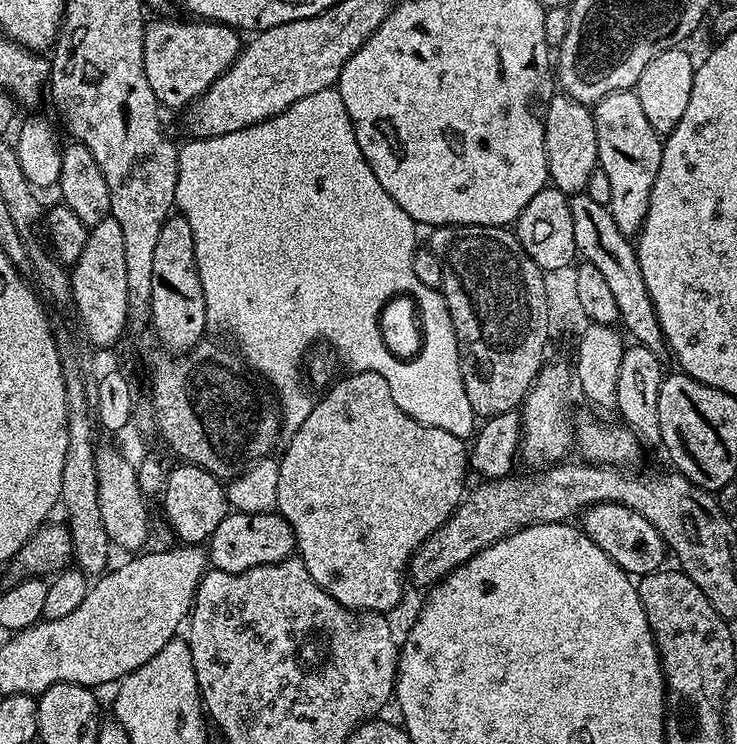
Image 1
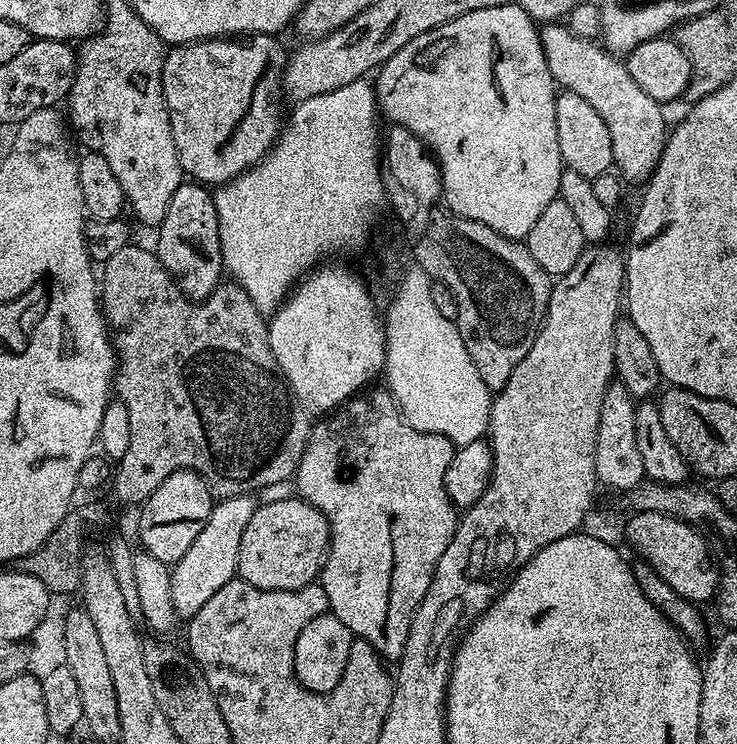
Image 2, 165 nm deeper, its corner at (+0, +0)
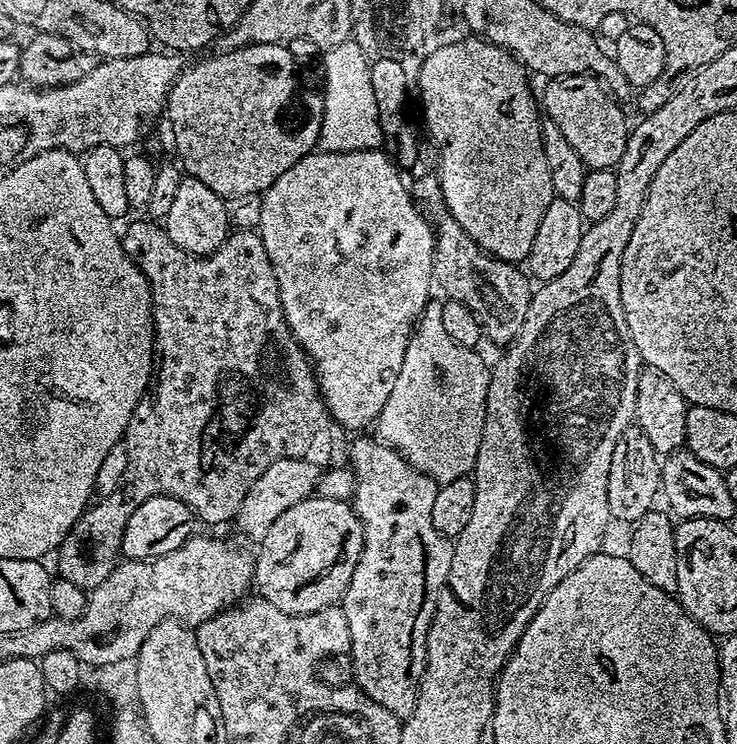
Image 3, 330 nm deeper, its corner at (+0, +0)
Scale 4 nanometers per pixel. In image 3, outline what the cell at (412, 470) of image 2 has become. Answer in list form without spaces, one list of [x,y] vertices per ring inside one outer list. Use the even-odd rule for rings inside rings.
[[[364,438],[353,439],[356,441],[350,444],[350,471],[354,477],[354,495],[350,503],[362,522],[364,549],[358,558],[358,566],[354,566],[354,578],[350,578],[350,586],[342,601],[346,623],[350,625],[350,672],[353,677],[356,675],[355,687],[378,702],[378,706],[386,706],[390,714],[403,718],[410,715],[416,705],[426,666],[426,638],[436,613],[436,604],[448,582],[453,541],[434,530],[430,518],[438,487],[436,481],[419,472],[390,445],[376,438],[360,439]]]

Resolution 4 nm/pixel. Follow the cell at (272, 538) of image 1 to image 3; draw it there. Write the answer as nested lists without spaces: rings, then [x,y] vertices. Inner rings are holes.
[[[315,494],[307,496],[302,502],[294,502],[294,506],[290,506],[290,510],[283,512],[274,522],[274,526],[270,526],[270,530],[266,530],[259,537],[260,553],[257,551],[254,556],[254,588],[255,591],[266,602],[270,602],[270,606],[278,606],[278,610],[284,611],[285,614],[314,614],[314,610],[326,610],[327,608],[335,608],[341,603],[346,594],[346,590],[350,586],[350,578],[354,578],[354,566],[358,566],[358,558],[364,549],[364,531],[362,530],[362,522],[356,517],[356,511],[353,510],[348,500],[335,500],[334,498],[322,498]]]

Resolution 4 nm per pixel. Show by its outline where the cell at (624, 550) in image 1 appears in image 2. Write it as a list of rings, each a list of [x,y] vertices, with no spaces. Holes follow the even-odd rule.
[[[638,512],[630,518],[626,522],[626,543],[640,555],[637,557],[651,566],[662,582],[674,586],[682,598],[697,606],[704,606],[707,600],[709,603],[720,586],[720,570],[704,533],[661,512]]]

